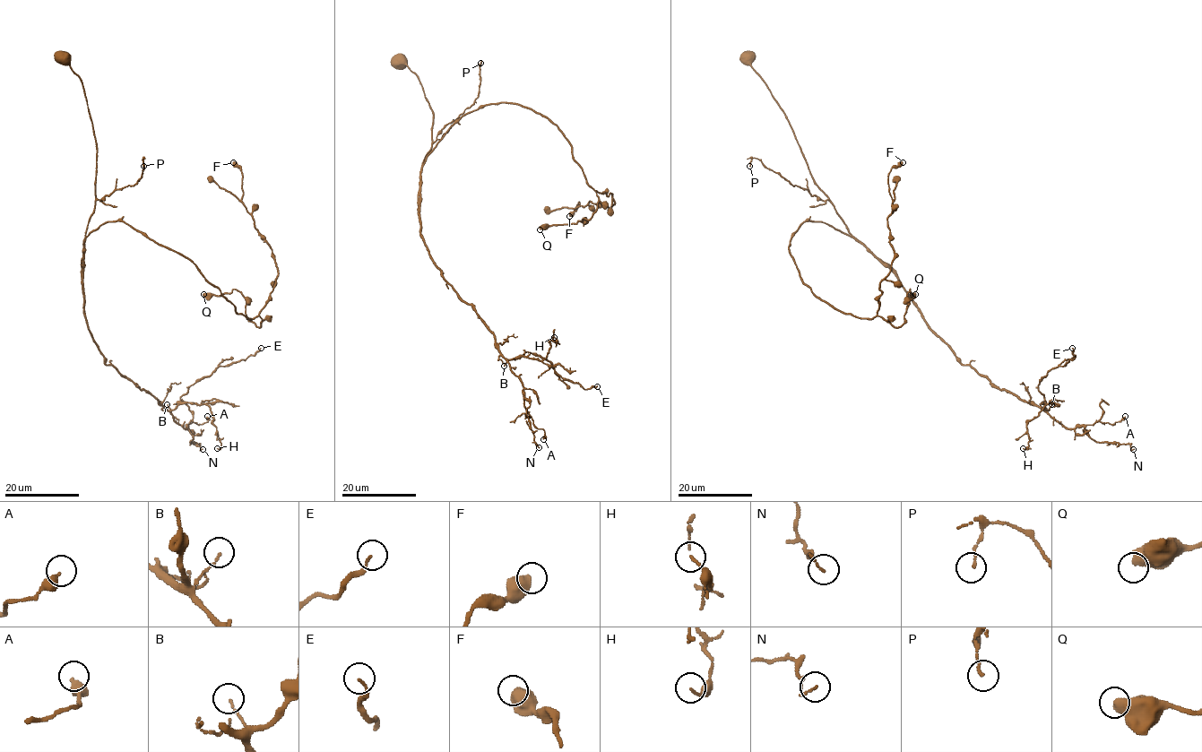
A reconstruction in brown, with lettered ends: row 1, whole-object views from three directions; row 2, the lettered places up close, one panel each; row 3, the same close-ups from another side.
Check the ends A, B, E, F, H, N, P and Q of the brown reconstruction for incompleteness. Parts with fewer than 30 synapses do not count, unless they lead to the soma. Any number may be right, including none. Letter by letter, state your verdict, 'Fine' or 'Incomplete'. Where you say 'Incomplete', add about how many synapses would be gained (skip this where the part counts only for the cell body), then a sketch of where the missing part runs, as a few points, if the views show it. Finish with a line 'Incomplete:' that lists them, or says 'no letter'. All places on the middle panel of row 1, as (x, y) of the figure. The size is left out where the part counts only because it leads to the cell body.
A: Fine
B: Fine
E: Fine
F: Fine
H: Fine
N: Fine
P: Fine
Q: Fine
Incomplete: no letter

